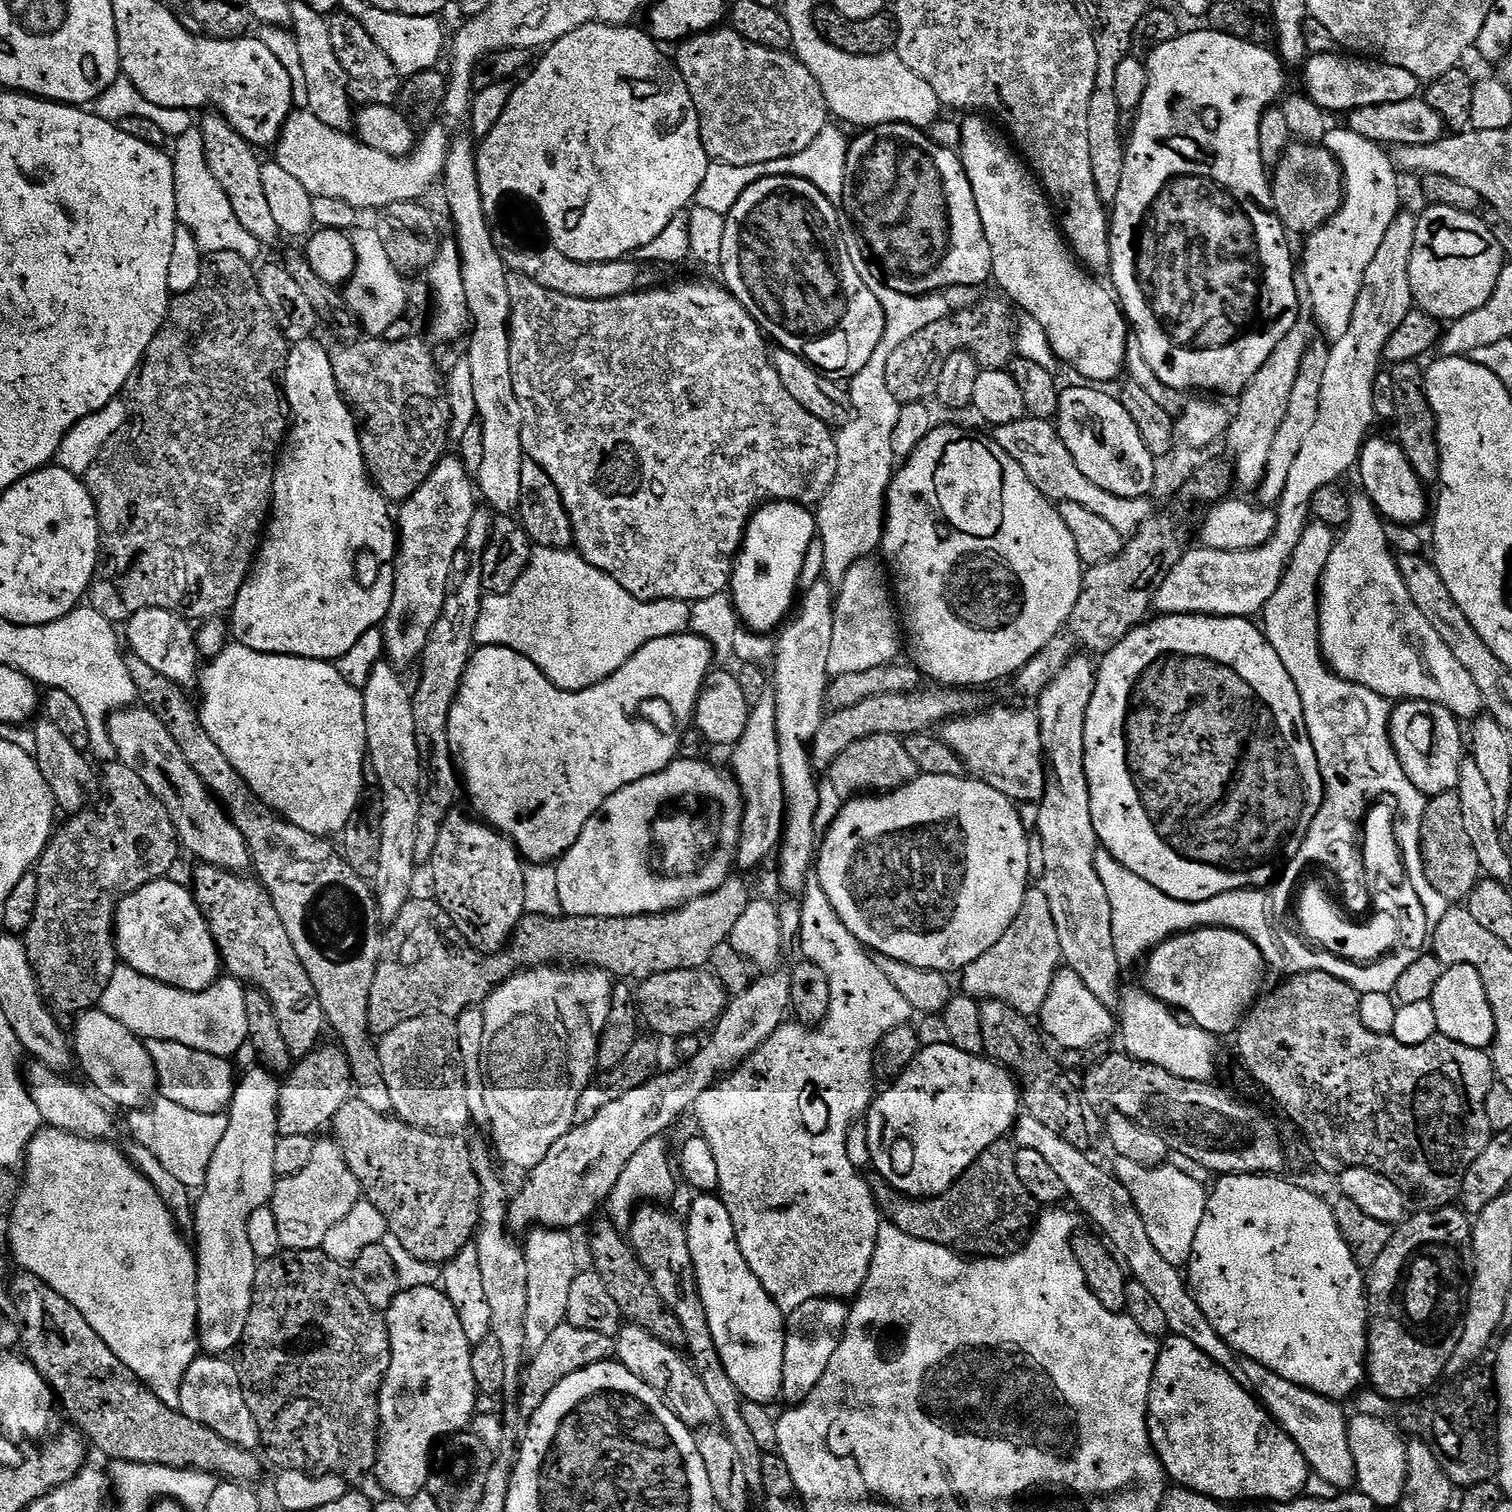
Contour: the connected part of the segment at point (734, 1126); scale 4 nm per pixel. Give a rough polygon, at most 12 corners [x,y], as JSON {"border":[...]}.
{"border":[[819,876],[828,1017],[694,1102],[742,1258],[785,1314],[855,1297],[882,1217],[847,1132],[910,1002]]}

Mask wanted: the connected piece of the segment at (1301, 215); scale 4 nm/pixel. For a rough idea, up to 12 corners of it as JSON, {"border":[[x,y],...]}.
{"border":[[1289,143],[1270,176],[1289,233],[1317,232],[1344,201],[1340,161]]}

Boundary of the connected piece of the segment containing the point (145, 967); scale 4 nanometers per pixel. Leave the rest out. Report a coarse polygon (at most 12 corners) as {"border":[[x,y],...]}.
{"border":[[172,878],[116,905],[127,967],[178,990],[222,976],[195,895]]}

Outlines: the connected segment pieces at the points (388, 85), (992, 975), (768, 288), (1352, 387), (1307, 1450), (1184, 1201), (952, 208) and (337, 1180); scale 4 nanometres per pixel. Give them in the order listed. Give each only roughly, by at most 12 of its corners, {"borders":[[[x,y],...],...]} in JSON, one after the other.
{"borders":[[[352,16],[328,20],[357,105],[395,105],[402,77]],[[1039,886],[962,992],[1036,1018],[1061,967]],[[797,176],[728,211],[728,291],[828,379],[874,358],[886,313]],[[1416,227],[1366,268],[1349,329],[1323,361],[1318,419],[1274,508],[1296,542],[1314,494],[1357,467],[1376,371],[1414,306]],[[1245,1359],[1247,1387],[1333,1489],[1357,1483],[1337,1401]],[[1120,1156],[1113,1173],[1150,1242],[1187,1267],[1207,1187]],[[852,136],[842,216],[907,296],[976,288],[990,242],[955,151]],[[335,1139],[270,1201],[280,1243],[311,1252],[354,1206],[358,1178]]]}

